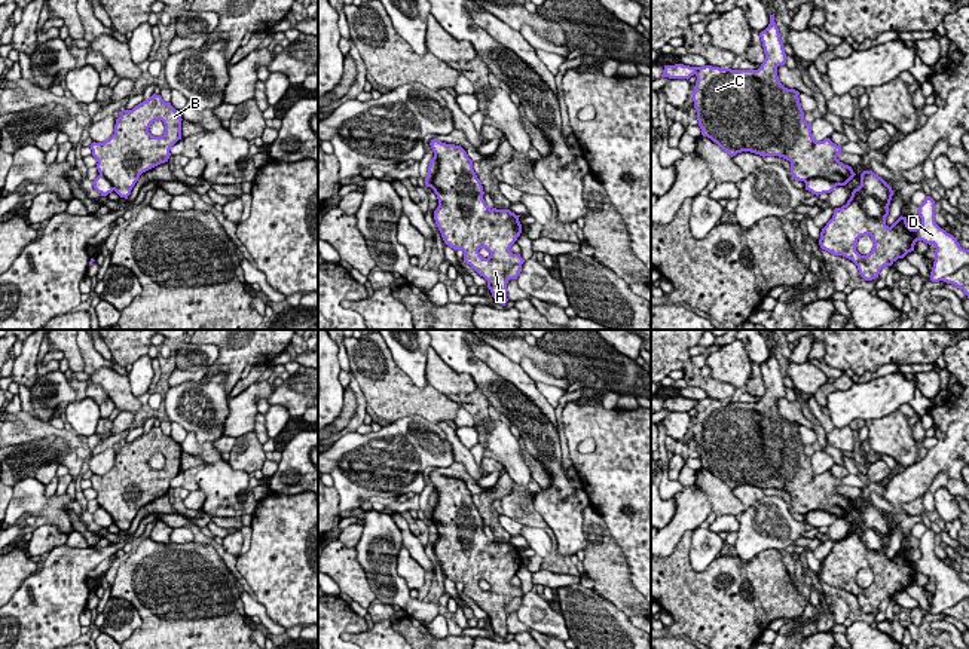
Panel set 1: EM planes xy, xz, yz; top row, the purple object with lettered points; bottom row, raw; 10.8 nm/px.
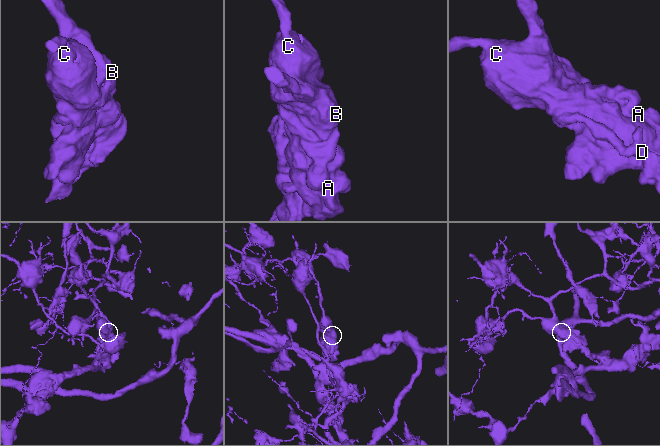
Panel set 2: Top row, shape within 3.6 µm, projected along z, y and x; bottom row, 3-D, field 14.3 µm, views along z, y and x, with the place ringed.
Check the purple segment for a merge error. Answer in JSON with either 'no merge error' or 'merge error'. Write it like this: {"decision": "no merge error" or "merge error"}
{"decision": "merge error"}

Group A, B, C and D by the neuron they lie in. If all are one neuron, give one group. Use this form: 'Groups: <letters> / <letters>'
Groups: A B C / D

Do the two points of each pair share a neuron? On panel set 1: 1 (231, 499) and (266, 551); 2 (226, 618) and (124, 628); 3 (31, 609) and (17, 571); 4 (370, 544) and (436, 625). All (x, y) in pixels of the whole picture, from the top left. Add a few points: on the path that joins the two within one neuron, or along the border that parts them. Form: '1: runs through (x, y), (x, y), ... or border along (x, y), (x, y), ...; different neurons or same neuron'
1: border along (259, 501), (250, 514); different neurons
2: border along (118, 599), (128, 600), (140, 617), (133, 633); different neurons
3: border along (39, 568), (15, 593); different neurons
4: border along (437, 614), (425, 625); different neurons

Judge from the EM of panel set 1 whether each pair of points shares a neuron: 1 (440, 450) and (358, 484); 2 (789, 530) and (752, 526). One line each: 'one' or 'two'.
1: one
2: one

